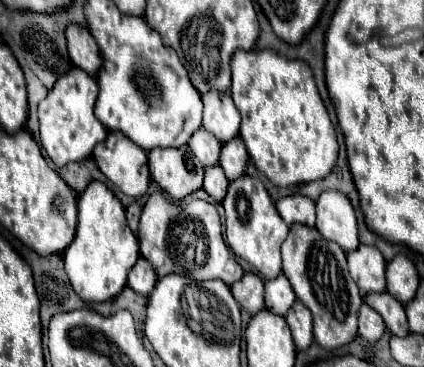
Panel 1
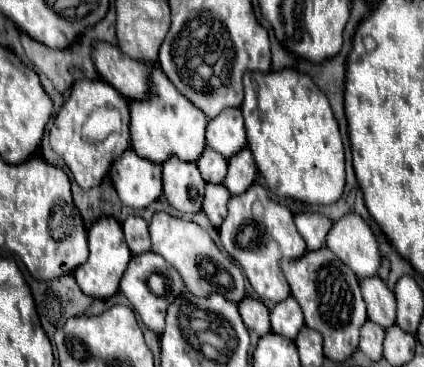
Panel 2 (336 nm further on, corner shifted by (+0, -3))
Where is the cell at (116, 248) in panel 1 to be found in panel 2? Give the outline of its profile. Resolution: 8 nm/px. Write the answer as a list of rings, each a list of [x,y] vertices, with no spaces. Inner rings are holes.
[[[102,216],[98,218],[90,230],[88,230],[88,246],[90,246],[90,256],[84,264],[80,264],[74,270],[74,278],[78,282],[78,286],[82,288],[82,292],[86,292],[92,298],[110,298],[118,292],[118,284],[122,274],[128,268],[128,262],[132,258],[130,248],[126,248],[124,236],[122,236],[122,228],[120,224],[112,218],[112,216]]]

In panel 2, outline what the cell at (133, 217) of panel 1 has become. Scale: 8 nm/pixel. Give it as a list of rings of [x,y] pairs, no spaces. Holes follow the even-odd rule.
[[[130,216],[122,224],[126,244],[132,254],[144,254],[150,250],[150,234],[148,234],[148,222],[140,216]]]

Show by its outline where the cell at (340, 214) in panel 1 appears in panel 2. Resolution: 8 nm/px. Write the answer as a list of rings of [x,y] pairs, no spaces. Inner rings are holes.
[[[346,214],[334,222],[328,232],[326,246],[352,270],[358,278],[374,276],[380,266],[378,242],[370,226],[358,214]]]

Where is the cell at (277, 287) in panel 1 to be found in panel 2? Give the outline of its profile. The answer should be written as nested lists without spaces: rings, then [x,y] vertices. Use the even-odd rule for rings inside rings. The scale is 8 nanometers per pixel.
[[[288,296],[286,300],[278,302],[272,312],[270,312],[270,320],[272,320],[272,330],[280,336],[286,336],[290,340],[294,340],[294,336],[300,332],[300,328],[304,326],[304,318],[302,318],[302,308],[300,304]]]

